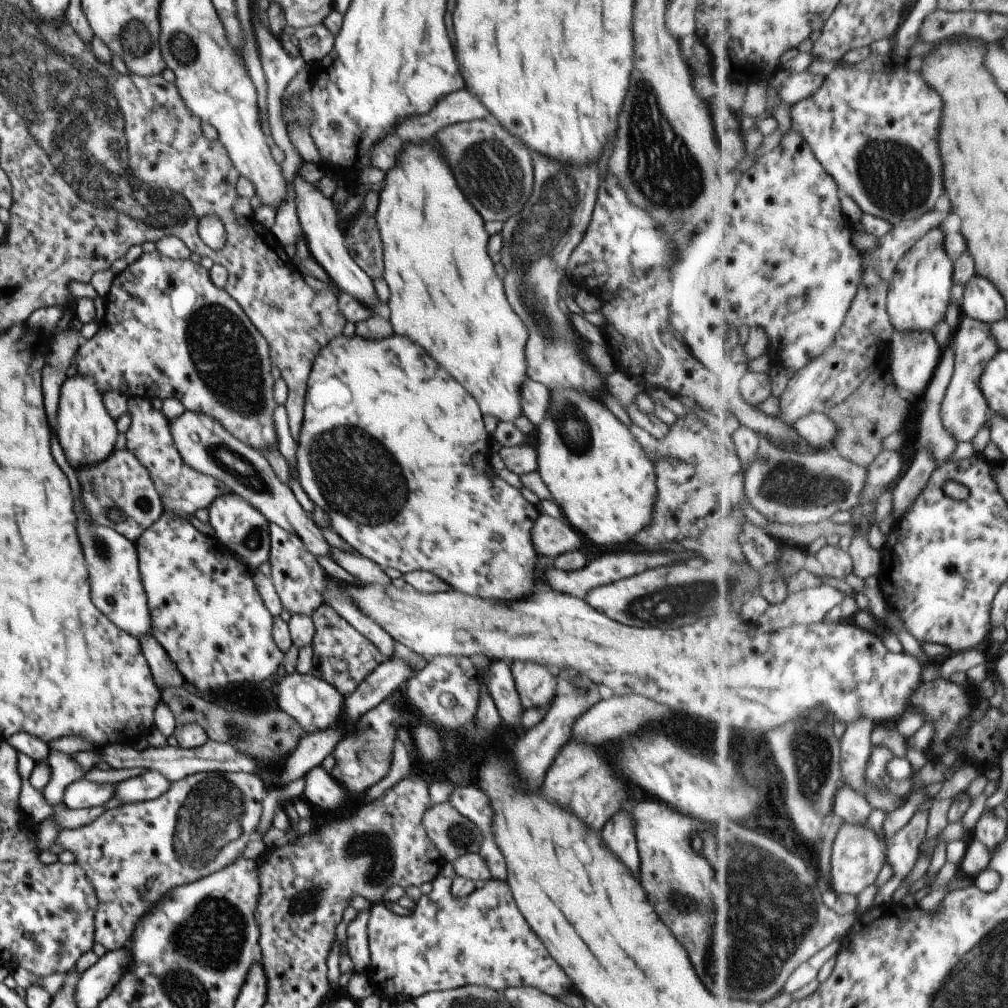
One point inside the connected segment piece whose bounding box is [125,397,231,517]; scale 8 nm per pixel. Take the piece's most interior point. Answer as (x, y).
(182, 490)

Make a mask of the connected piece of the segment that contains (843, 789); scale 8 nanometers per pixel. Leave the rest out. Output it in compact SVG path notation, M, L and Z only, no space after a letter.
M844 783L838 790L835 814L841 816L844 821L868 824L874 809L866 795L850 785Z

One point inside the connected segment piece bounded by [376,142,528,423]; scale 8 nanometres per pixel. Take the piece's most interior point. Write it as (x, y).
(444, 294)

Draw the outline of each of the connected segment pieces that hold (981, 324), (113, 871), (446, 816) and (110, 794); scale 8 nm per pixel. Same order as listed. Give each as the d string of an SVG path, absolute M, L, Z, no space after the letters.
M968 316L960 321L954 332L951 345L956 352L955 373L943 402L942 418L946 430L954 434L958 442L971 443L992 414L989 398L982 388L982 374L986 374L986 366L990 366L990 362L998 356L1001 343L994 338L991 324Z
M199 772L174 781L168 792L154 800L123 803L118 808L106 809L102 816L86 826L62 829L56 844L74 854L75 863L86 872L98 896L94 942L102 944L107 951L127 947L142 918L150 914L170 890L220 872L238 860L250 840L255 838L262 815L262 800L268 793L260 773Z
M450 802L432 805L422 816L426 834L446 861L454 862L460 856L480 852L484 838L466 816L462 816Z
M80 779L66 786L63 802L69 809L85 809L103 806L114 798L116 784L94 783Z

